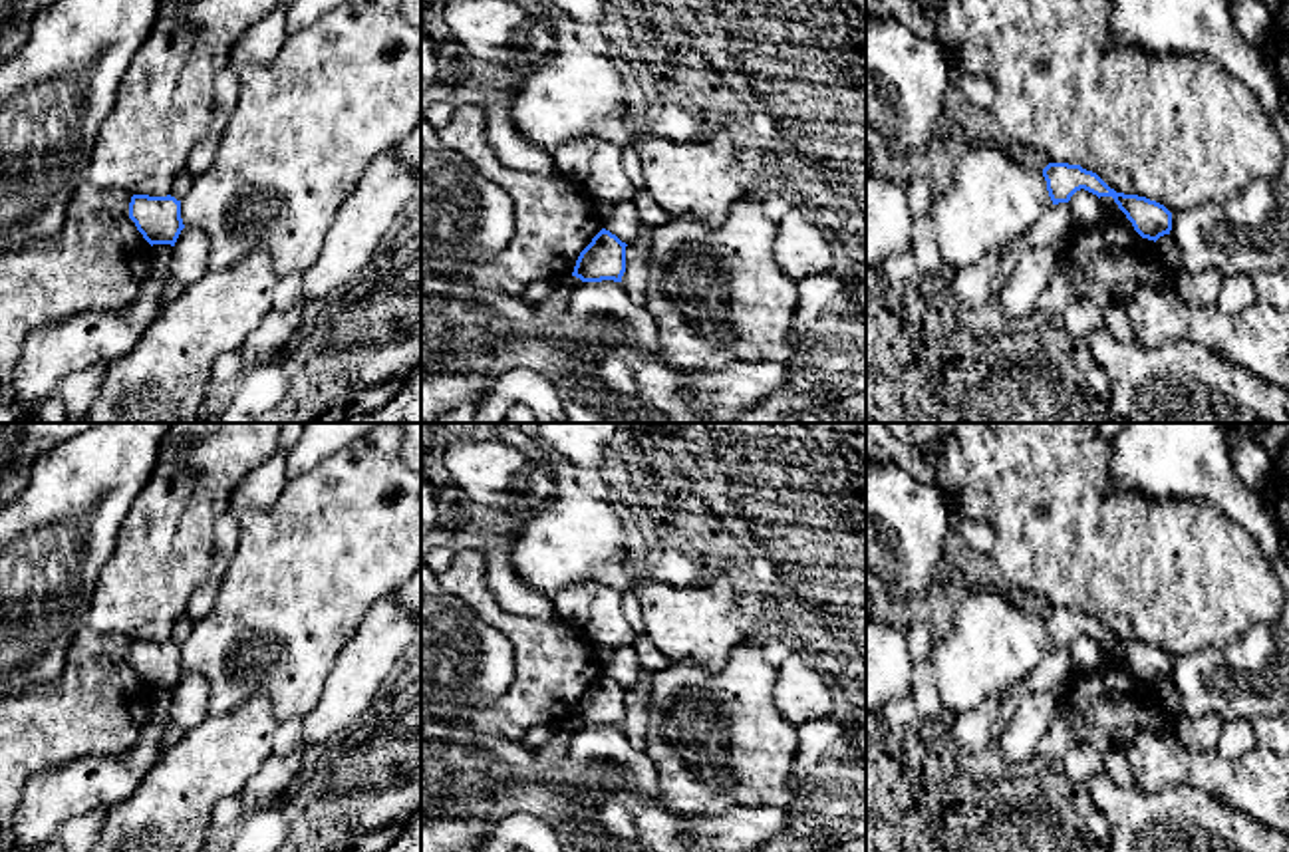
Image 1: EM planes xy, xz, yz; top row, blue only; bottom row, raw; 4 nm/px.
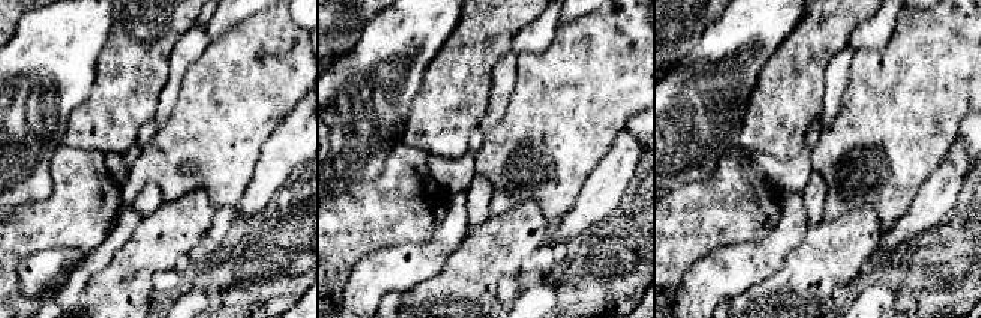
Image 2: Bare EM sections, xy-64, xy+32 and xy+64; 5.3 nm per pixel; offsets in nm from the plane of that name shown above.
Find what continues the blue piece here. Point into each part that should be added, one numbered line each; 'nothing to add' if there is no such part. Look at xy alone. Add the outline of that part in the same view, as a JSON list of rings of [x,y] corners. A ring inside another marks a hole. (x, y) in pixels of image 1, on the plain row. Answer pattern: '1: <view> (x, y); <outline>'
nothing to add

